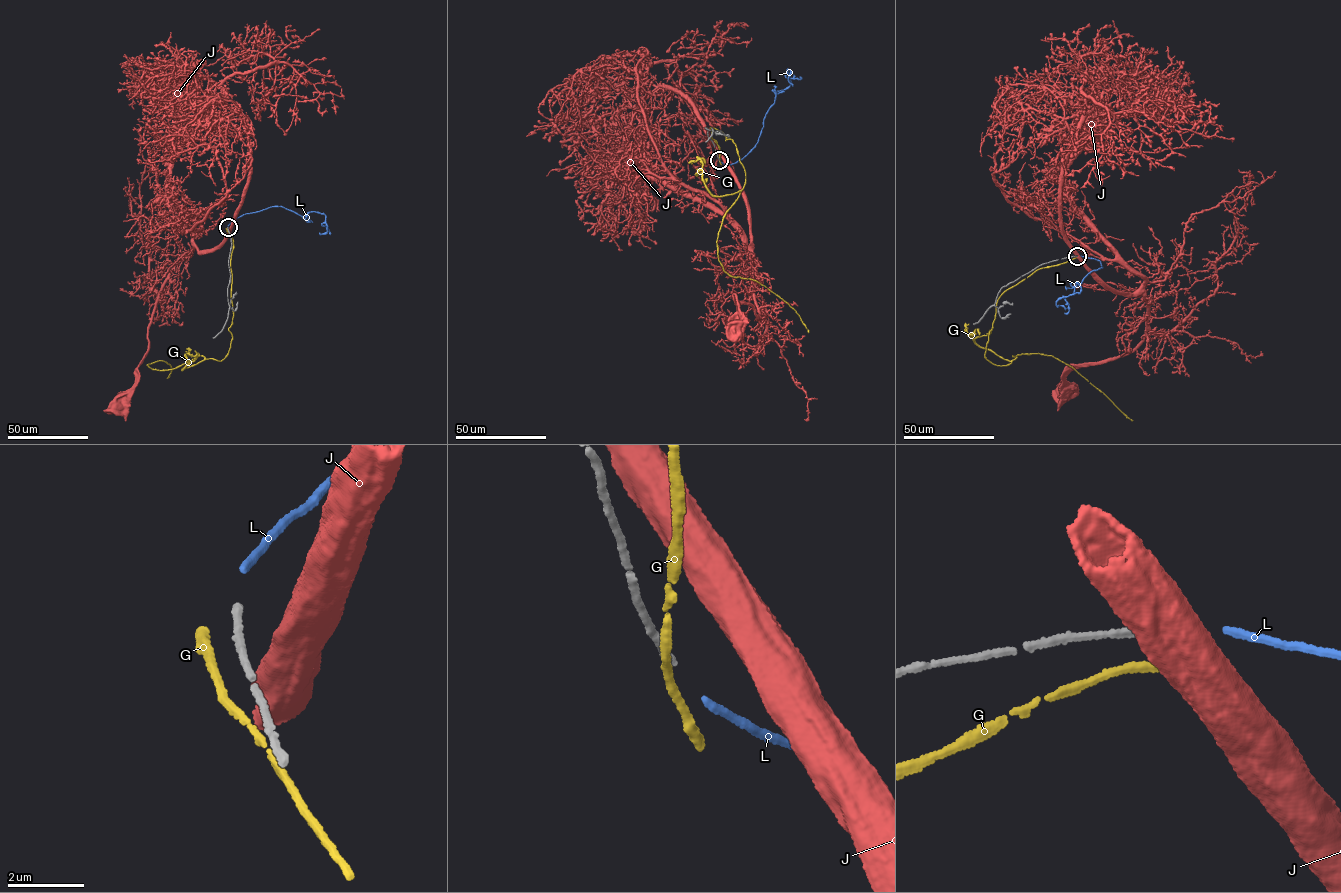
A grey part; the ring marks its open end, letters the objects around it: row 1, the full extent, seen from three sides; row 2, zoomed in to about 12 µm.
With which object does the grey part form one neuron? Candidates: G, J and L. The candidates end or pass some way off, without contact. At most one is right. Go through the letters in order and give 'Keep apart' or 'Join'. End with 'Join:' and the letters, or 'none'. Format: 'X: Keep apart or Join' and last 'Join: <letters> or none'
G: Keep apart
J: Keep apart
L: Keep apart
Join: none

